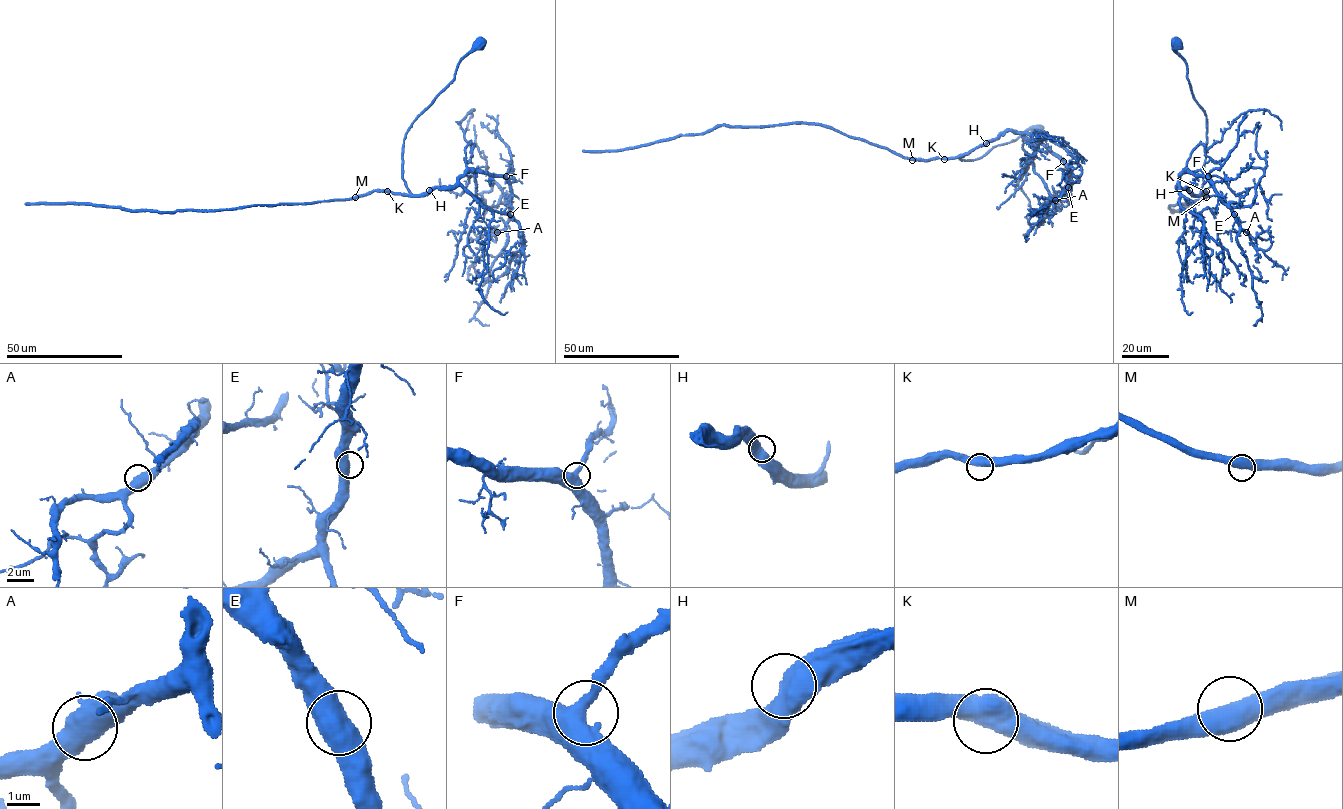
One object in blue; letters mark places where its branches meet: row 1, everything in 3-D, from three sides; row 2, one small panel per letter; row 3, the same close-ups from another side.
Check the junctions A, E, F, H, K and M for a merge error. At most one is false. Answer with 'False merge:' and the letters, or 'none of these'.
False merge: none of these

